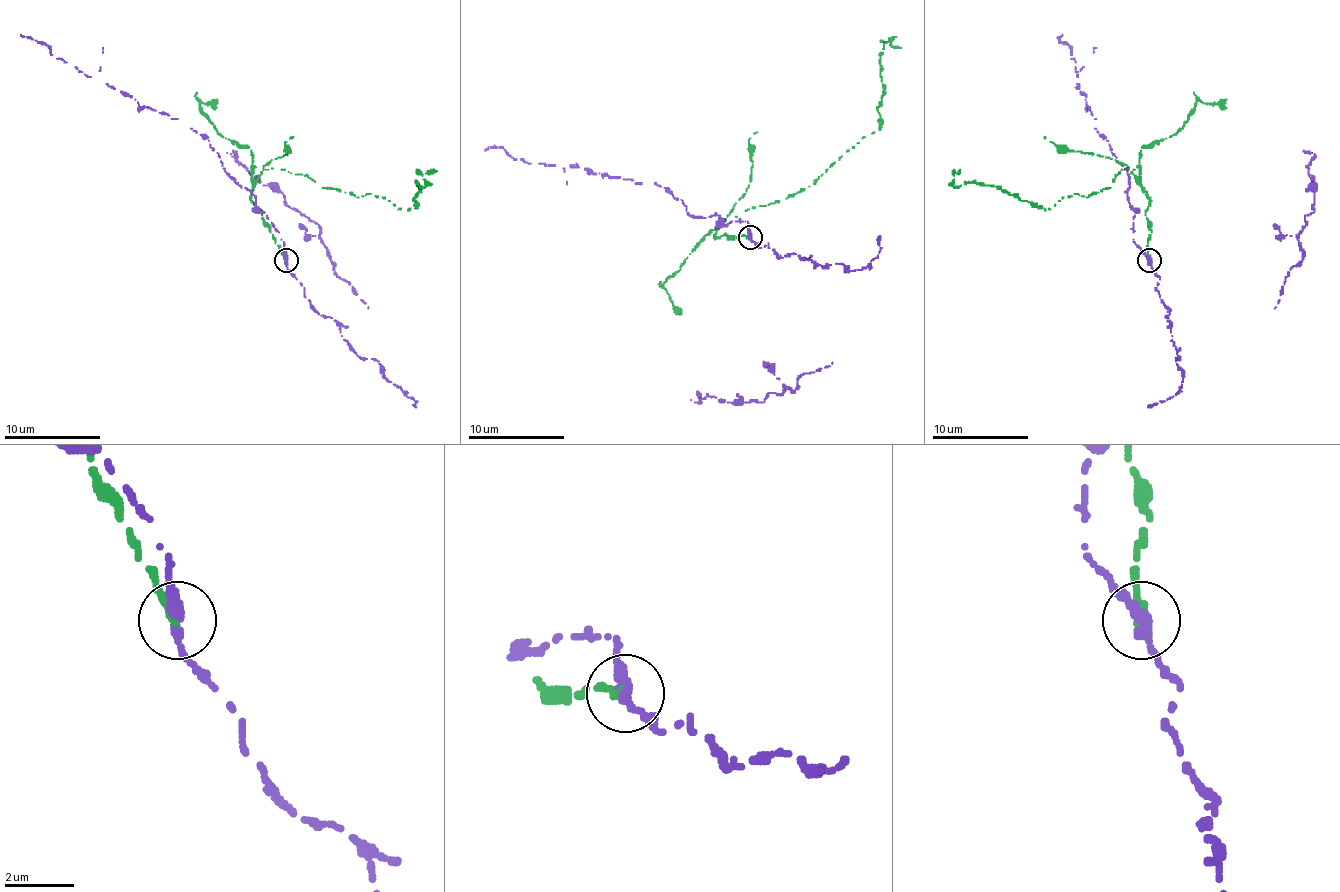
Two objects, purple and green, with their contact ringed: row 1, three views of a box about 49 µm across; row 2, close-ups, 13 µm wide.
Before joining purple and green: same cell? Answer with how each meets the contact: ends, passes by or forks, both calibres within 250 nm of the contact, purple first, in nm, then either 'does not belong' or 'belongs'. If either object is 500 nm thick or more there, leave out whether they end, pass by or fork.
purple passes by; green ends there; 300 nm thick on the purple side, 200 nm on the other; does not belong

